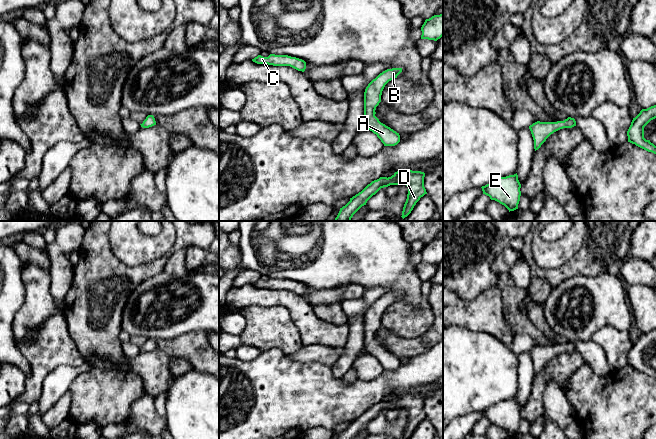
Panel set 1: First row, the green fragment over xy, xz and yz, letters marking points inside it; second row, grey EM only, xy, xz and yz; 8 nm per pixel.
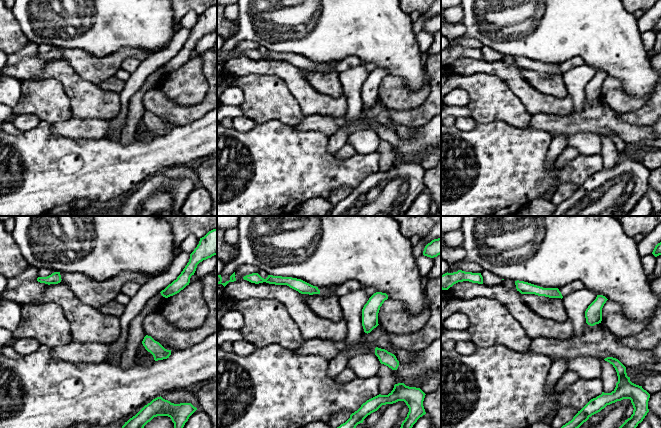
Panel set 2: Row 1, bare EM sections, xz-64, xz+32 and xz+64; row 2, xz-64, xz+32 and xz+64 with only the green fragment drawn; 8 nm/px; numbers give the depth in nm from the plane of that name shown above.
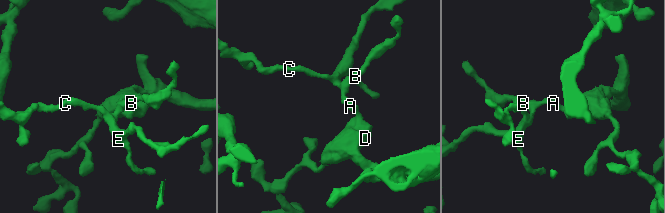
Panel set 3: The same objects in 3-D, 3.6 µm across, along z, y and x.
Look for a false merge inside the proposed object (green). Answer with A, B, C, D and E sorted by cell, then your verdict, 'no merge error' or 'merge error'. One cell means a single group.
groups A B C D E; no merge error

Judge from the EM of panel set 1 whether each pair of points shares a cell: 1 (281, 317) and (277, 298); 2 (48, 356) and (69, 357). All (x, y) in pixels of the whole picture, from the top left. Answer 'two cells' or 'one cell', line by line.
1: two cells
2: one cell

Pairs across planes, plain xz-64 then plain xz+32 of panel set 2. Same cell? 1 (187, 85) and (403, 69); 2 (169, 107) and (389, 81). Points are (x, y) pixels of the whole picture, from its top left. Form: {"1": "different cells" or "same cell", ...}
{"1": "different cells", "2": "different cells"}

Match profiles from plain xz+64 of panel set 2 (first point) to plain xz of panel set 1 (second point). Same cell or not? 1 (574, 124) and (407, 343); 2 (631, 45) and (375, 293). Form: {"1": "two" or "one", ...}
{"1": "two", "2": "two"}

